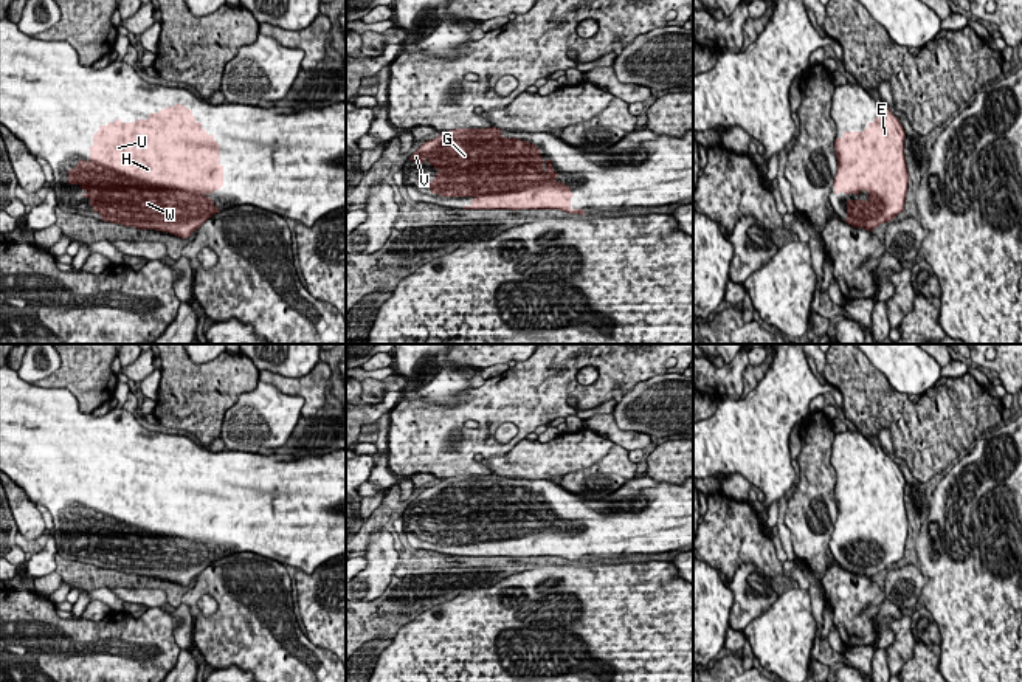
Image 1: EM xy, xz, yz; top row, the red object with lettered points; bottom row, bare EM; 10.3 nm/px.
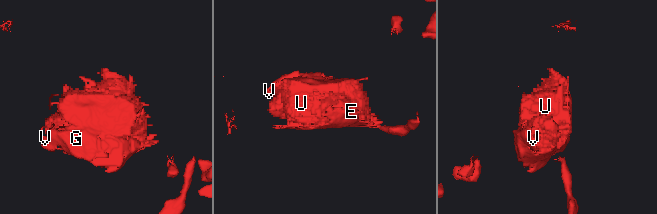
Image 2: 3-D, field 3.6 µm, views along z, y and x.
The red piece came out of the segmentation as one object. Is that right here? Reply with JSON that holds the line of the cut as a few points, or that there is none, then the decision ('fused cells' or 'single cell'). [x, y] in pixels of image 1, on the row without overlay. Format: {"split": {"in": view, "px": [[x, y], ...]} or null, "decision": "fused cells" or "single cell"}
{"split": {"in": "xy", "px": [[90, 509], [117, 529], [166, 535], [176, 546], [203, 541]]}, "decision": "fused cells"}

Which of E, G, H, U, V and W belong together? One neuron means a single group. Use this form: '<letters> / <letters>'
E H U / G V W

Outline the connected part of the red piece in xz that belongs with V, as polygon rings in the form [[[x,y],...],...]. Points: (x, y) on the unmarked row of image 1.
[[[454,476],[442,479],[437,485],[425,488],[411,504],[417,513],[428,508],[439,519],[428,529],[431,541],[440,544],[482,544],[489,535],[509,535],[526,532],[521,527],[523,508],[541,501],[535,491],[520,485],[504,485],[501,476]]]

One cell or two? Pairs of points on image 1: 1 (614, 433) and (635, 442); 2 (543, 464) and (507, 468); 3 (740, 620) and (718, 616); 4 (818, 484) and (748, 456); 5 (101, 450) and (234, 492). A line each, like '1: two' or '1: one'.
1: one
2: one
3: two
4: two
5: one

